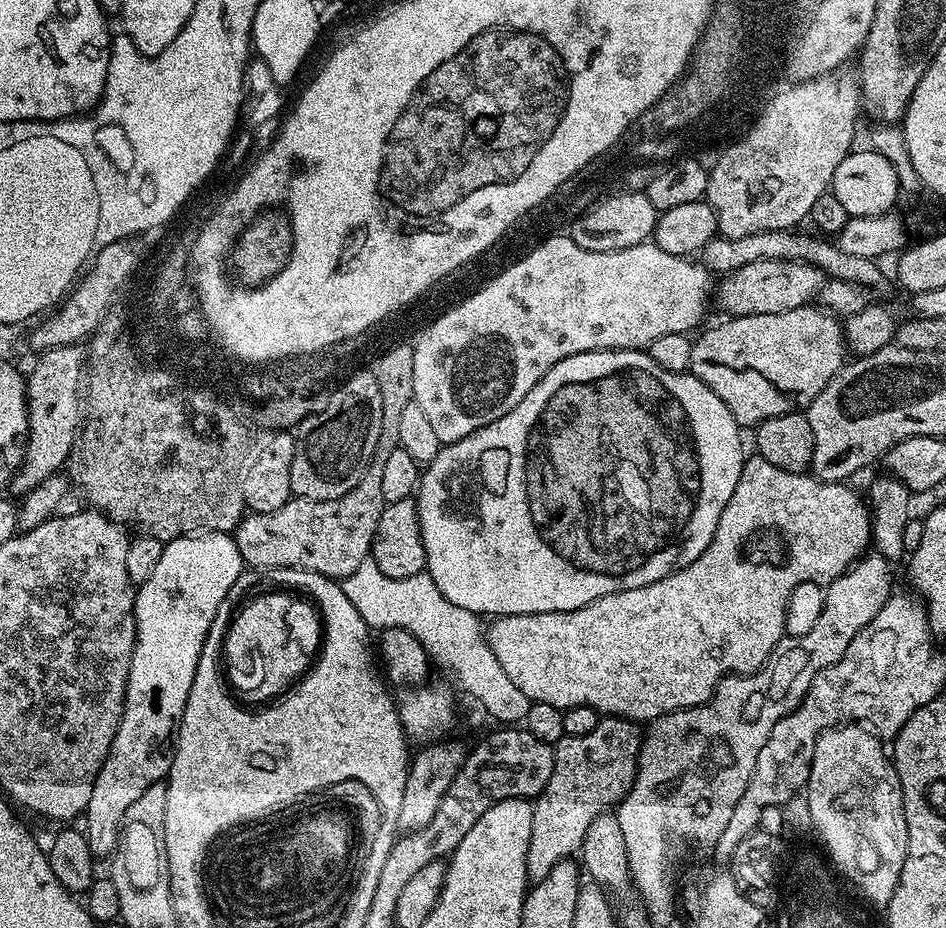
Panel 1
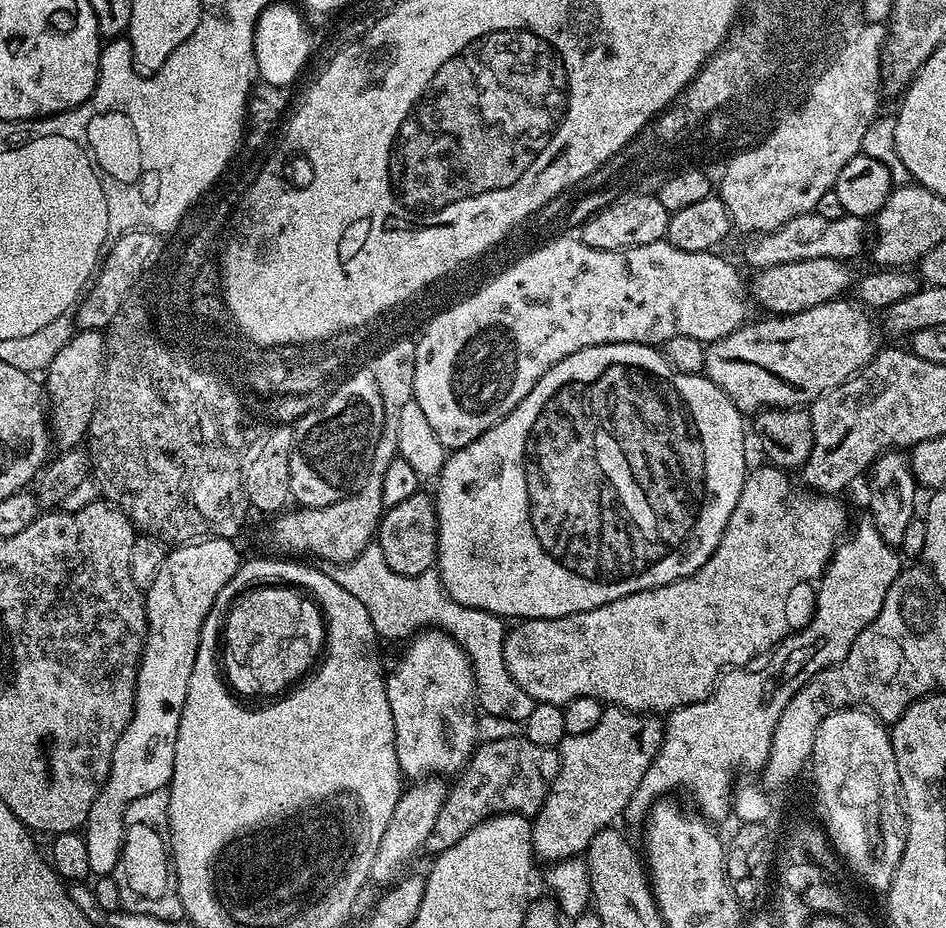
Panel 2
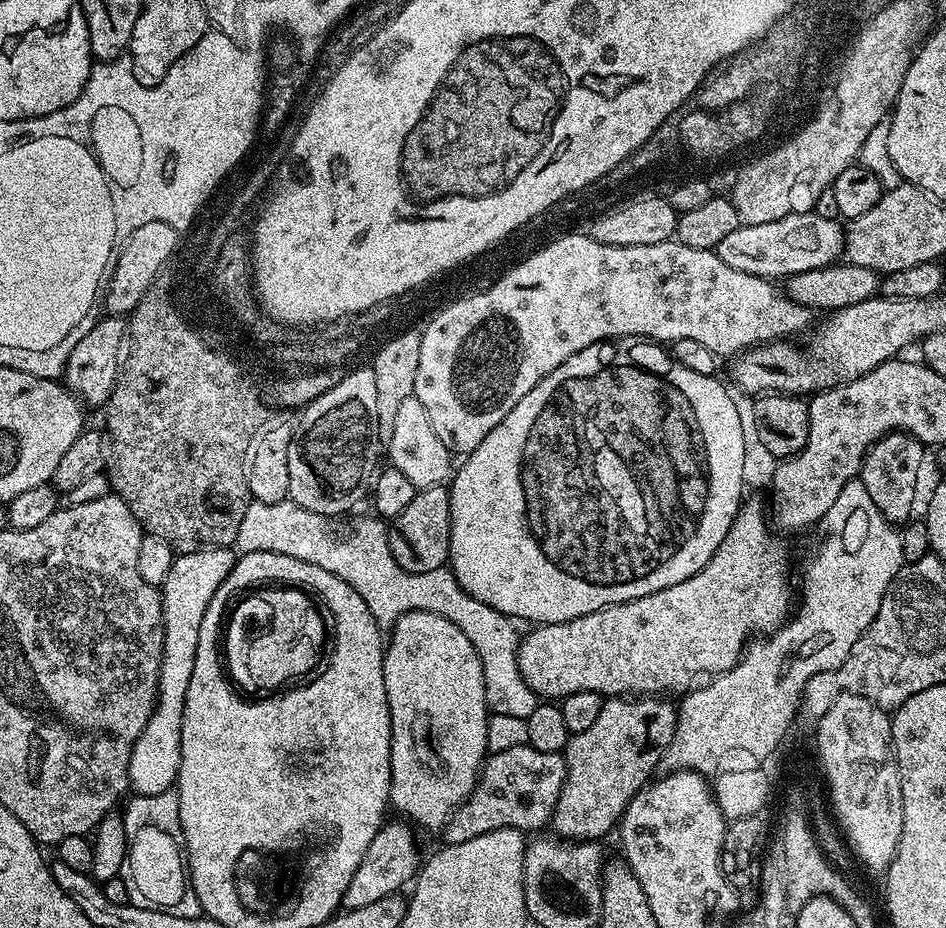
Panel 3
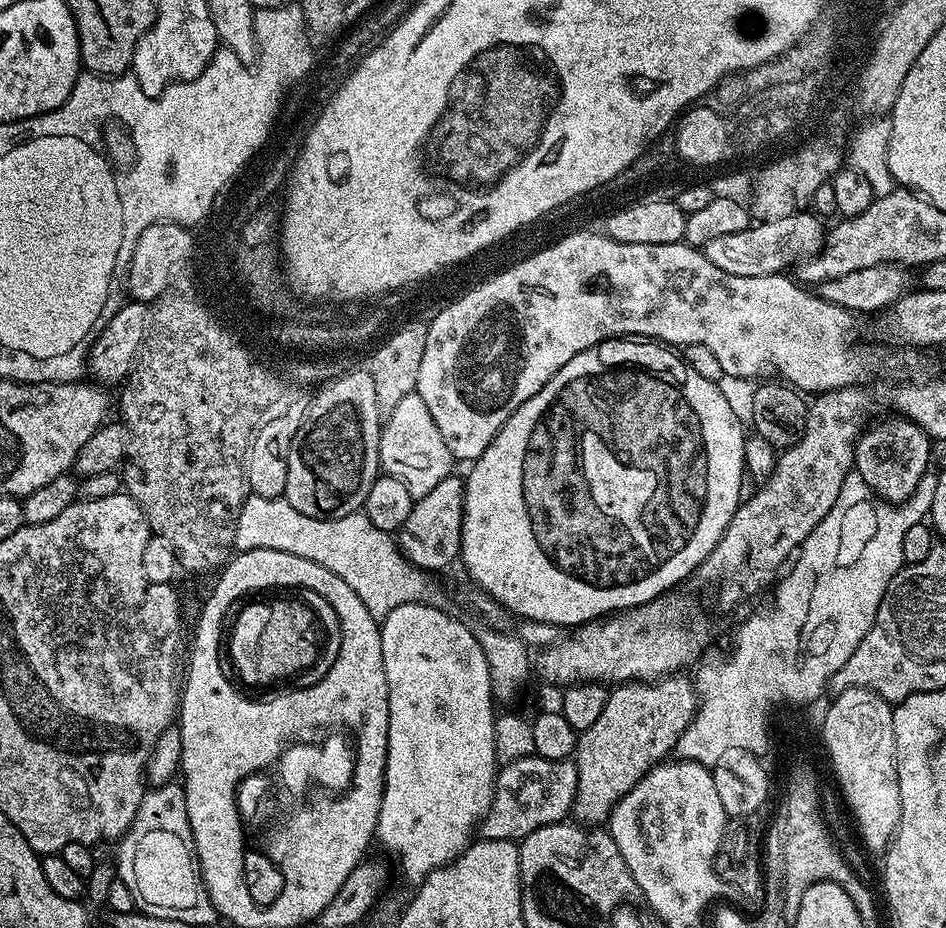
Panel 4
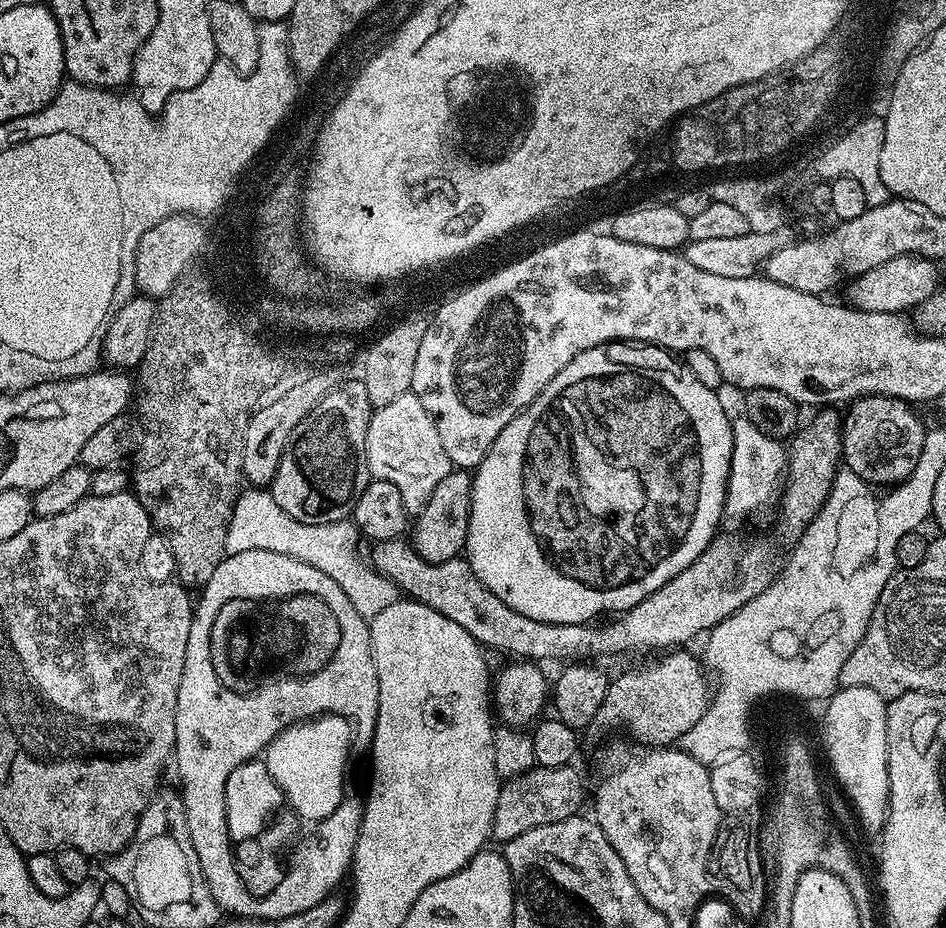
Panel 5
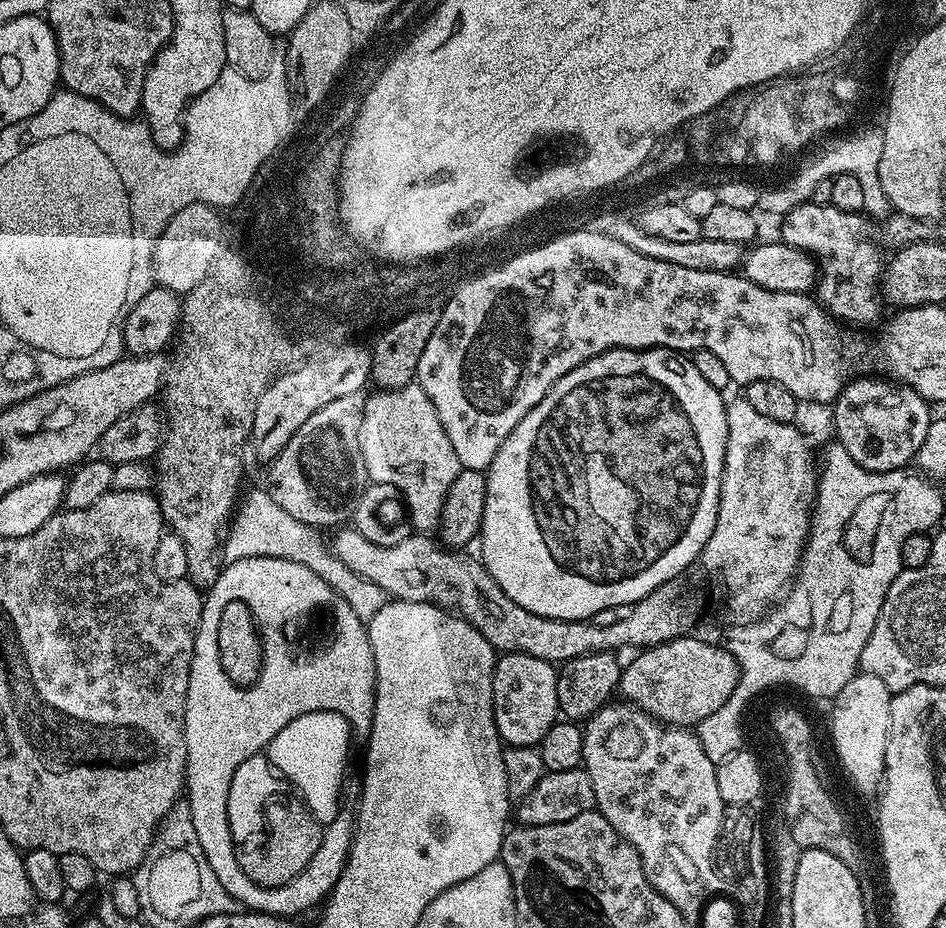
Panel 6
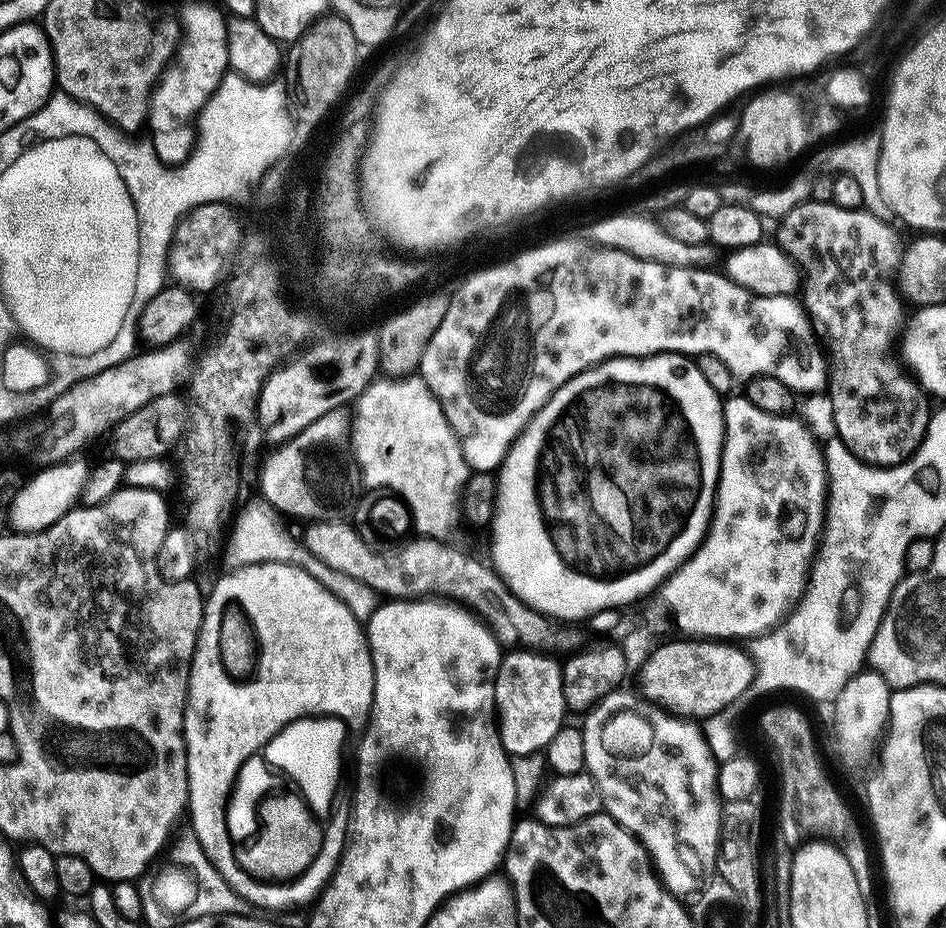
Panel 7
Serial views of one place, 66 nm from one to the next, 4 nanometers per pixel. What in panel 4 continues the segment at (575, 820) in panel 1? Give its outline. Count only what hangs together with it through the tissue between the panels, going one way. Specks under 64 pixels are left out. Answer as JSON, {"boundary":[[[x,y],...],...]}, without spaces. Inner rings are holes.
{"boundary":[[[684,674],[662,676],[651,682],[625,682],[615,685],[609,691],[606,707],[594,721],[594,726],[577,735],[574,753],[577,790],[571,815],[585,826],[603,825],[611,816],[616,803],[675,749],[678,738],[682,738],[686,726],[690,726],[690,722],[696,717],[697,703],[695,683],[689,677],[687,680]]]}

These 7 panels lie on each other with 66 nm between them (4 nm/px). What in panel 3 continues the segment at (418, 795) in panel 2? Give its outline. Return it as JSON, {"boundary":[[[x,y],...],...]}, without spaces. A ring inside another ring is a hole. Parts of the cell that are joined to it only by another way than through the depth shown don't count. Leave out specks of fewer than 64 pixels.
{"boundary":[[[388,822],[378,830],[378,834],[374,834],[374,842],[370,842],[366,854],[362,854],[362,862],[358,862],[358,870],[350,878],[350,886],[346,886],[345,909],[370,906],[370,902],[378,902],[378,898],[395,896],[404,883],[407,885],[415,877],[421,867],[422,856],[416,853],[417,833],[407,823],[404,824]]]}

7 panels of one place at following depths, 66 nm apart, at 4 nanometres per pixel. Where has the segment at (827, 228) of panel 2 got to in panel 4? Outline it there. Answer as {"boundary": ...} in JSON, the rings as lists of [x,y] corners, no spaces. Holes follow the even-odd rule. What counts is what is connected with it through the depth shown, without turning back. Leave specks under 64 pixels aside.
{"boundary":[[[801,210],[786,218],[753,223],[746,230],[738,230],[738,234],[713,238],[702,251],[714,266],[726,274],[738,274],[738,278],[775,276],[791,269],[794,262],[803,260],[805,256],[819,252],[826,235],[825,225],[820,224],[823,224],[821,217]]]}

